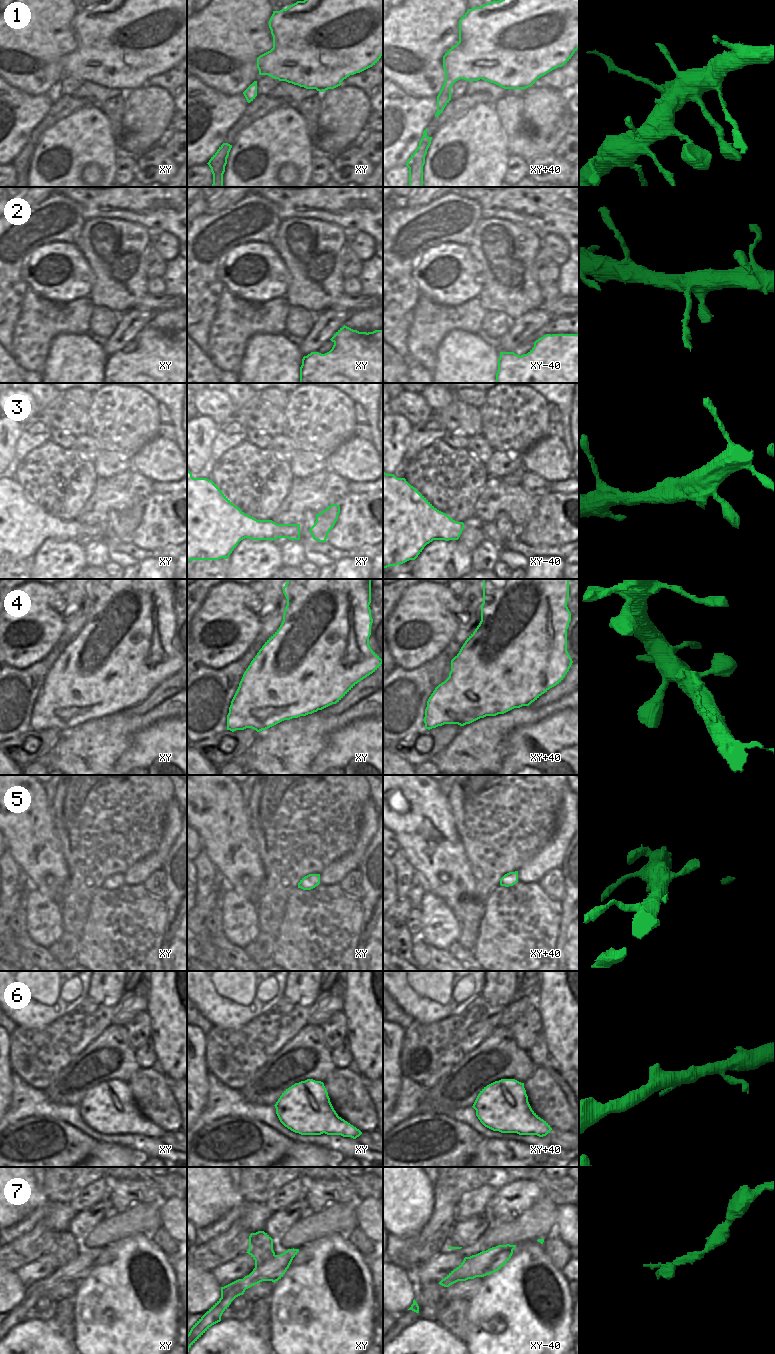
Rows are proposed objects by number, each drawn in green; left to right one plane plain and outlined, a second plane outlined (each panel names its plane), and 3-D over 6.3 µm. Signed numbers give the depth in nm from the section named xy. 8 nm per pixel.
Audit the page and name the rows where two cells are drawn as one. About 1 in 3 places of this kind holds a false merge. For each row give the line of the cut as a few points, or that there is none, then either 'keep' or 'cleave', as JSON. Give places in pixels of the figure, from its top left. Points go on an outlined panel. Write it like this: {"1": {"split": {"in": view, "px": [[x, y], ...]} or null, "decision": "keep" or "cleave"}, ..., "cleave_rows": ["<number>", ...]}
{"1": {"split": {"in": "xy+40", "px": [[450, 86], [442, 89]]}, "decision": "cleave"}, "2": {"split": {"in": "xy", "px": [[366, 332], [347, 335], [334, 342]]}, "decision": "cleave"}, "3": {"split": null, "decision": "keep"}, "4": {"split": null, "decision": "keep"}, "5": {"split": null, "decision": "keep"}, "6": {"split": null, "decision": "keep"}, "7": {"split": {"in": "xy", "px": [[275, 1255], [255, 1267]]}, "decision": "cleave"}, "cleave_rows": ["1", "2", "7"]}

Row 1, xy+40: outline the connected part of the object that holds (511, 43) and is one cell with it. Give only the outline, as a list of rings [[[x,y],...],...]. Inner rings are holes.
[[[500,0],[486,3],[480,7],[468,9],[459,20],[459,42],[451,47],[443,56],[443,68],[445,70],[445,82],[442,89],[452,87],[453,84],[464,79],[466,81],[478,81],[480,79],[494,83],[504,89],[526,89],[531,87],[540,77],[550,71],[562,67],[579,49],[579,0]]]

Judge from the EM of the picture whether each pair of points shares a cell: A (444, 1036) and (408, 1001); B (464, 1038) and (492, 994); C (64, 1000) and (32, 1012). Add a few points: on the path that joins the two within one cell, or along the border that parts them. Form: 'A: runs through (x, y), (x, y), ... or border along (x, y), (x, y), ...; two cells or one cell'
A: border along (453, 1014), (426, 1024), (414, 1021); two cells
B: border along (480, 996), (491, 1004), (498, 1004), (503, 1007); two cells
C: runs through (56, 1008), (52, 1012), (40, 1012); one cell

